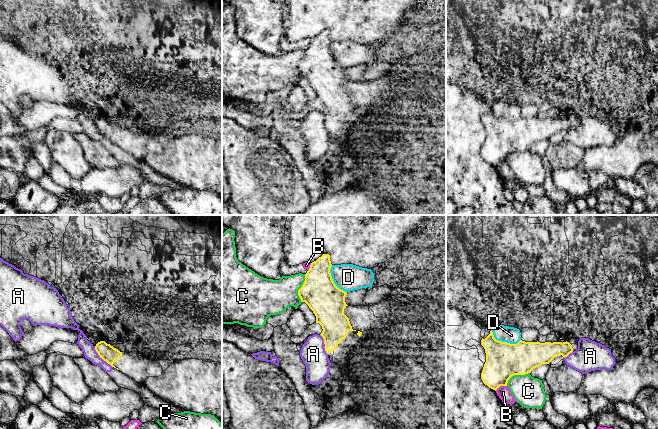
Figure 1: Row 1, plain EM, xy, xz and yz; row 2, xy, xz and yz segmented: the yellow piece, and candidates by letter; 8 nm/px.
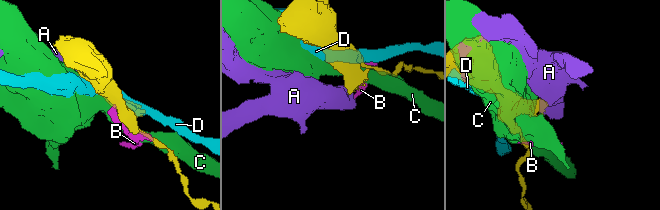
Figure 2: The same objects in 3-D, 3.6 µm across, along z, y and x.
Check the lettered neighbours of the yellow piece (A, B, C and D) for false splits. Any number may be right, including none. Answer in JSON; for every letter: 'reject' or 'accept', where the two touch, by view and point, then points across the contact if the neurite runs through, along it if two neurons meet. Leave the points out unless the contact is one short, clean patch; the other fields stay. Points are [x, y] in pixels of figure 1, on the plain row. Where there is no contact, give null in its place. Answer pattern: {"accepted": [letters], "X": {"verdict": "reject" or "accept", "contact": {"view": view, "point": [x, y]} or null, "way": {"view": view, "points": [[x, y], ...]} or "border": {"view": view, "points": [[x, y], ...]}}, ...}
{"accepted": [], "A": {"verdict": "reject", "contact": {"view": "xy", "point": [102, 134]}, "border": {"view": "xy", "points": [[94, 123], [95, 127], [112, 143]]}}, "B": {"verdict": "reject", "contact": {"view": "yz", "point": [500, 161]}}, "C": {"verdict": "reject", "contact": {"view": "xz", "point": [300, 64]}}, "D": {"verdict": "reject", "contact": {"view": "yz", "point": [503, 118]}}}

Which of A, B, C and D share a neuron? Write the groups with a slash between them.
A / B / C / D

